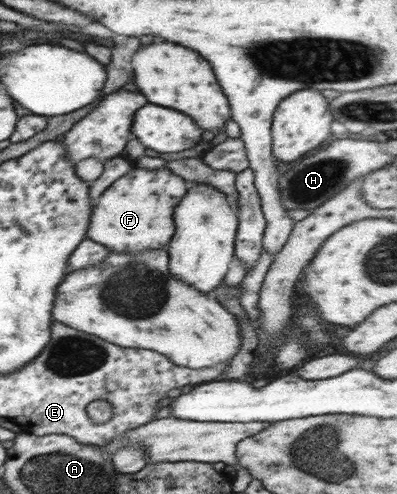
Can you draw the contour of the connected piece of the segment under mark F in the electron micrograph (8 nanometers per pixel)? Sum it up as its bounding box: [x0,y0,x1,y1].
[87,170,187,252]

